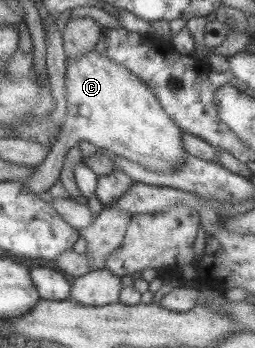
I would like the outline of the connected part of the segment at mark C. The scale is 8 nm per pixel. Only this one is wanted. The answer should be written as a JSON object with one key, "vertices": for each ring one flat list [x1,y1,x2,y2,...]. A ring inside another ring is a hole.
{"vertices":[[94,49,78,59,65,59,66,116,58,137,50,146,45,160,34,167,24,184,26,192,47,192,60,174,60,168,71,146,85,140,98,151,120,156,152,172,172,171,188,156,182,146,182,130,170,120,149,88,124,65,116,63]]}

